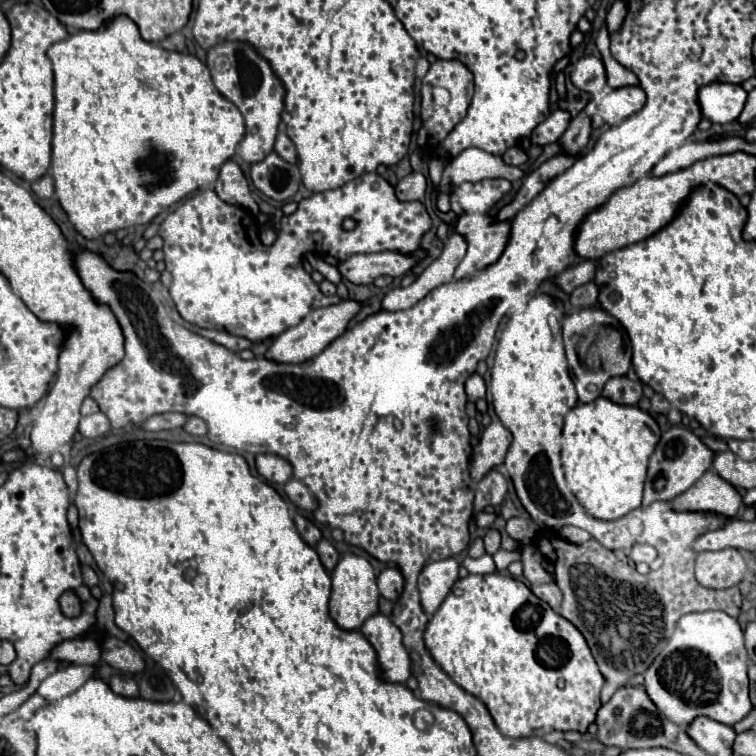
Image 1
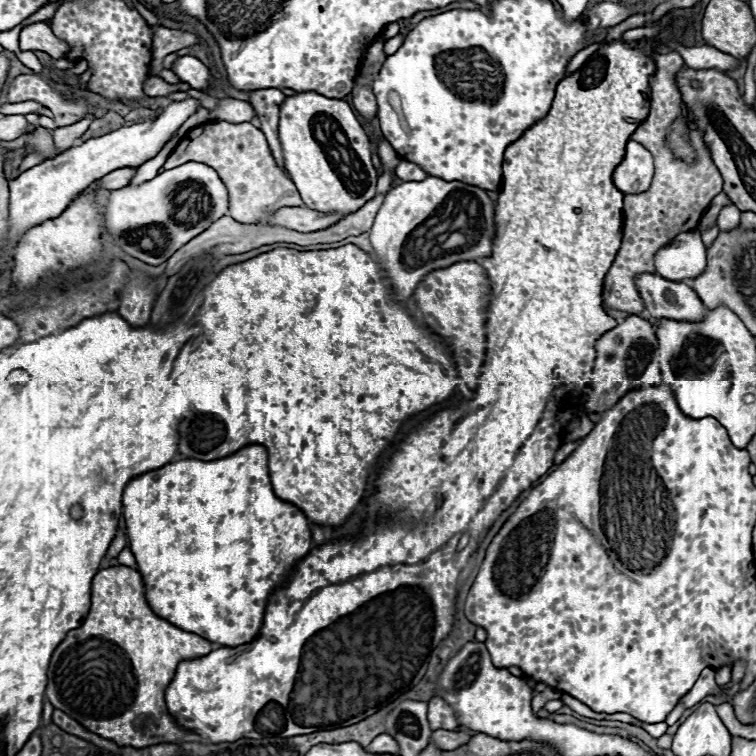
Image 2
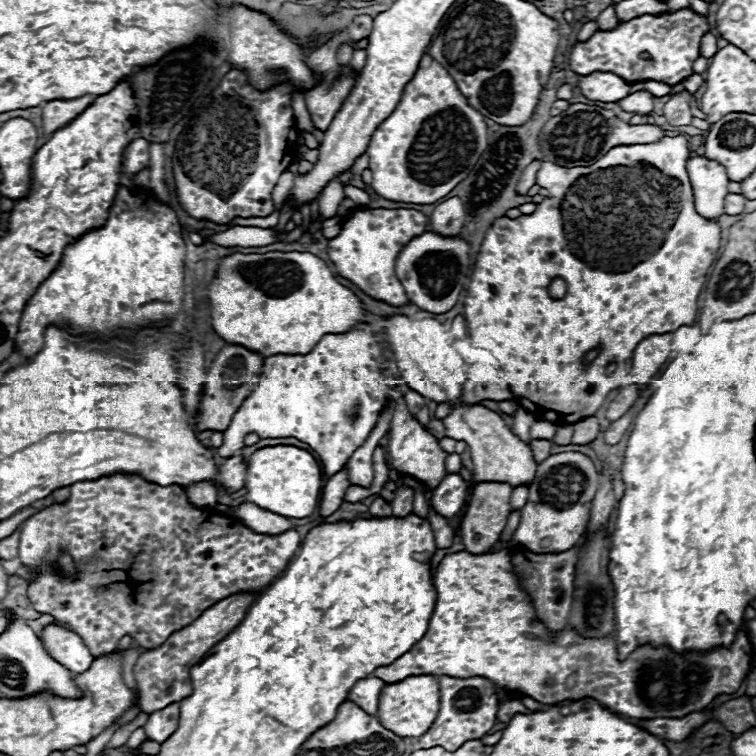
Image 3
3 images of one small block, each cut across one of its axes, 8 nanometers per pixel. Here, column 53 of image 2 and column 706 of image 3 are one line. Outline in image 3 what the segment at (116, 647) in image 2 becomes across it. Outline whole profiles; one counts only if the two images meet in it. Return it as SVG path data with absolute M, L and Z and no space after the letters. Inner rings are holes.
M508 550L494 554L474 556L470 552L446 554L442 562L432 572L432 582L438 592L438 600L428 622L428 630L410 652L402 654L394 664L376 668L372 674L386 684L400 682L408 676L432 674L432 676L454 676L454 678L474 678L484 676L496 686L506 686L508 690L520 690L522 694L544 702L560 704L564 700L592 698L600 706L612 710L624 718L684 718L694 710L706 708L714 696L734 692L750 670L752 644L746 632L738 632L734 644L726 650L714 650L710 654L686 654L678 656L668 648L642 646L634 650L624 662L618 660L614 638L586 640L574 630L564 628L558 638L548 638L544 624L534 624L534 608L530 598L520 590L514 576Z

